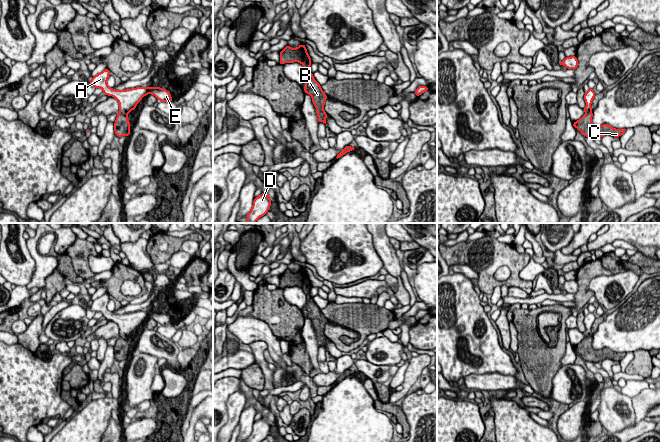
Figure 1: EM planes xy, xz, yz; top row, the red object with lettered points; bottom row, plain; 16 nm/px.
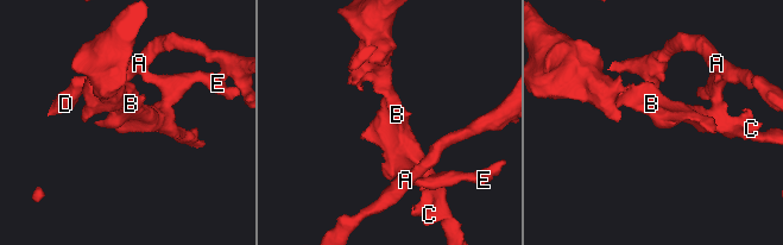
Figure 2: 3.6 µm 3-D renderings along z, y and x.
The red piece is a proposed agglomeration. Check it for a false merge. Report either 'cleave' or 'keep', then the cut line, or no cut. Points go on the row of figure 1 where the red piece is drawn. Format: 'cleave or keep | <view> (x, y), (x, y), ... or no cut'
cleave | xy (119, 112), (126, 115)

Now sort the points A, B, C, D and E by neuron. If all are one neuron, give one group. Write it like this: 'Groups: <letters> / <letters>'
Groups: A D E / B C

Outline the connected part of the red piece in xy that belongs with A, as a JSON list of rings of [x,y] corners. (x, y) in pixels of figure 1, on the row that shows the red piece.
[[[104,69],[90,80],[90,85],[101,88],[103,94],[114,97],[119,102],[119,113],[128,115],[147,94],[154,95],[161,102],[172,102],[171,93],[160,87],[136,87],[126,90],[115,90],[107,85],[110,70]]]

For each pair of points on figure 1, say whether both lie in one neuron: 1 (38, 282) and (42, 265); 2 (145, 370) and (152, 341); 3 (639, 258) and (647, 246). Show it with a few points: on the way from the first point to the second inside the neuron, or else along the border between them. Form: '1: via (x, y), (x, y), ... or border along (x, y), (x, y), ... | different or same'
1: via (38, 278), (42, 269) | same
2: border along (136, 351), (148, 353), (158, 358) | different
3: border along (638, 250), (649, 258) | different

